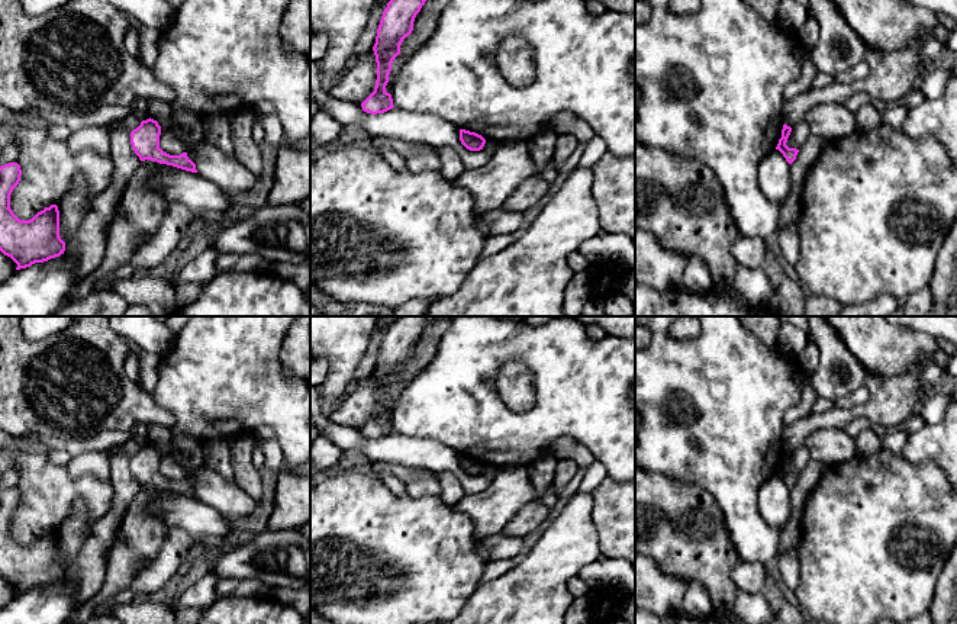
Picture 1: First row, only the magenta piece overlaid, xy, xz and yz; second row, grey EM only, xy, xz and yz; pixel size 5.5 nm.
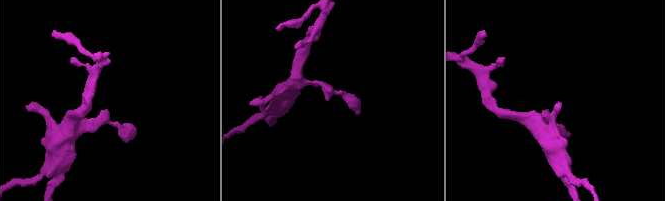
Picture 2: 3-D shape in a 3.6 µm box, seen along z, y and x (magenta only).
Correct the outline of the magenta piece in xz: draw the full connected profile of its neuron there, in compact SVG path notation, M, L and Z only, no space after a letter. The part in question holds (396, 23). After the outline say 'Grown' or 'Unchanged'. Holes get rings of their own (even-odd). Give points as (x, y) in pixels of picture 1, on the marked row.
M390 0L383 12L376 44L377 62L374 91L361 103L364 112L377 115L393 109L392 94L386 91L393 59L400 54L400 45L413 30L413 22L426 0Z. Unchanged

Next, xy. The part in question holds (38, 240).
M17 163L0 167L0 251L17 264L16 270L59 257L65 251L57 205L45 208L29 221L20 221L10 209L10 194L20 176Z. Unchanged

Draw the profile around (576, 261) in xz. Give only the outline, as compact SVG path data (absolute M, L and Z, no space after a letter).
M574 251L567 257L567 266L573 273L587 271L590 261L579 251Z

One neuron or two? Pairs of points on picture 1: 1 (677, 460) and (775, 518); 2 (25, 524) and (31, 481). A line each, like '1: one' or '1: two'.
1: two
2: one

